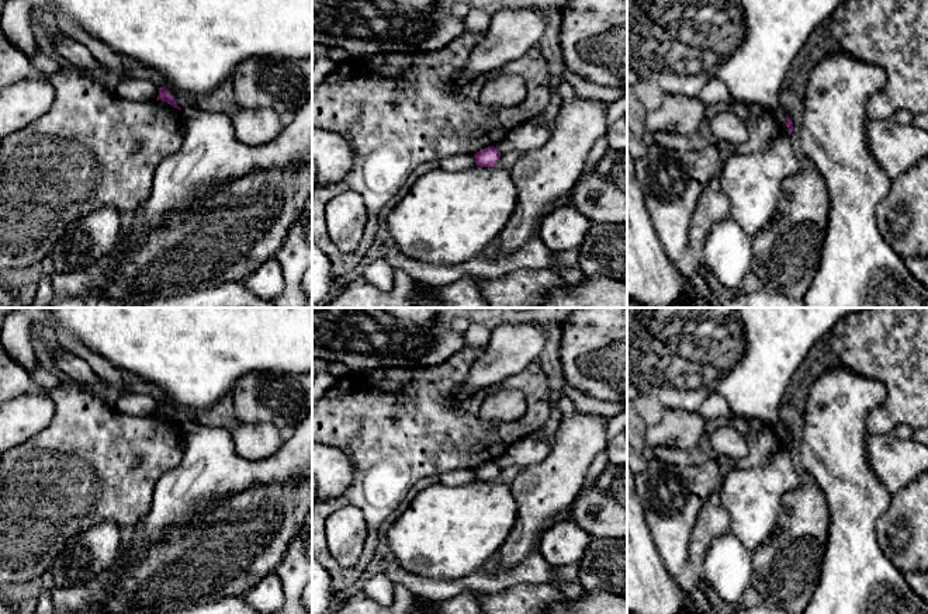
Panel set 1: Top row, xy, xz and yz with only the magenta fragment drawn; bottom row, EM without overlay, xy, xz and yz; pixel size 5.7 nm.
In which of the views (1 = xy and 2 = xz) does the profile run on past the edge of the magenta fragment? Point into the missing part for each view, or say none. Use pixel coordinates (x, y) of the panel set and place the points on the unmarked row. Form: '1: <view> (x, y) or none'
1: none
2: none

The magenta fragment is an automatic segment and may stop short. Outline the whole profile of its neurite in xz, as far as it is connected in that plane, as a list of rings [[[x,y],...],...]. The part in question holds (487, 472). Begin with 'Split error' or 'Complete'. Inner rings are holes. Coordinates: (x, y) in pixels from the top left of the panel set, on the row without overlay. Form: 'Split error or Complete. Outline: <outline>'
Complete. Outline: [[[488,461],[474,469],[475,479],[481,482],[495,482],[501,466],[495,461]]]

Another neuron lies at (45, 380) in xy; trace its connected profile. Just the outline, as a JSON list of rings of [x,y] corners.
[[[35,367],[31,372],[30,372],[32,381],[45,392],[51,392],[58,384],[59,379],[58,377],[42,368],[42,367]]]

